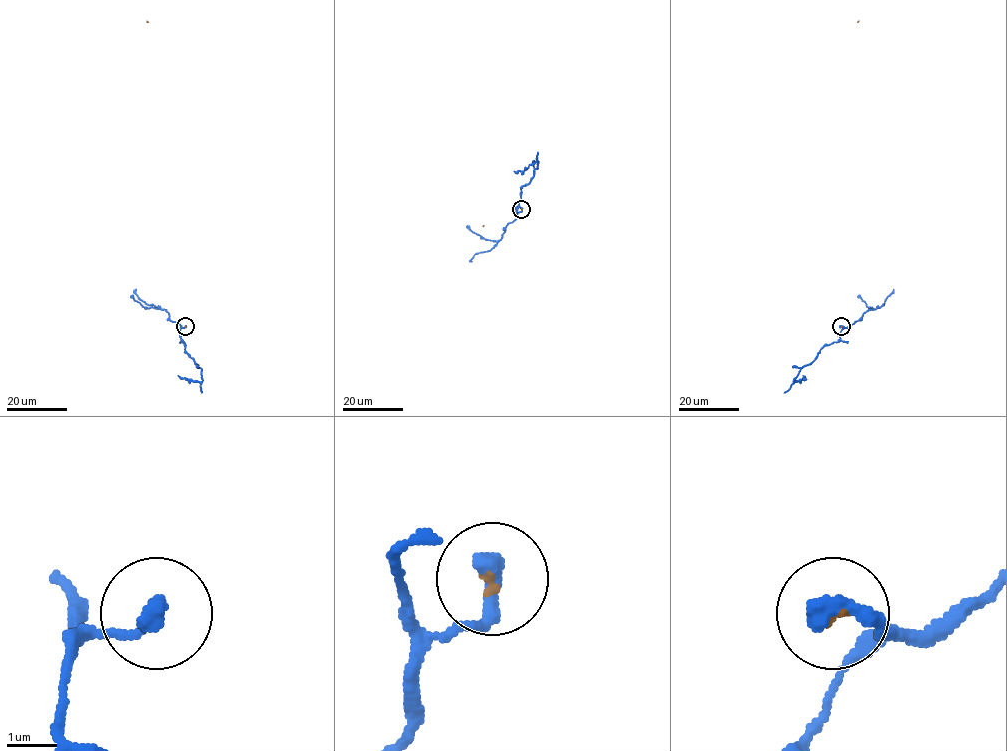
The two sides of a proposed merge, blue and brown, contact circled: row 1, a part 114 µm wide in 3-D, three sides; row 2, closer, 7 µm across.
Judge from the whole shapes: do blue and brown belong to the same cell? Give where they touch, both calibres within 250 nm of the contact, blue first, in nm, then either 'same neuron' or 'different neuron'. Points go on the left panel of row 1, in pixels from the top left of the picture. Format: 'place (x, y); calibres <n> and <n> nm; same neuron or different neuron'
place (185, 326); calibres 480 and 70 nm; same neuron

